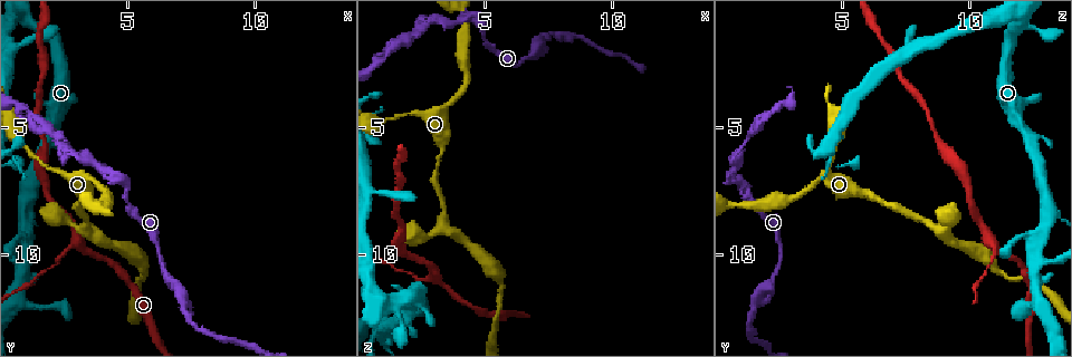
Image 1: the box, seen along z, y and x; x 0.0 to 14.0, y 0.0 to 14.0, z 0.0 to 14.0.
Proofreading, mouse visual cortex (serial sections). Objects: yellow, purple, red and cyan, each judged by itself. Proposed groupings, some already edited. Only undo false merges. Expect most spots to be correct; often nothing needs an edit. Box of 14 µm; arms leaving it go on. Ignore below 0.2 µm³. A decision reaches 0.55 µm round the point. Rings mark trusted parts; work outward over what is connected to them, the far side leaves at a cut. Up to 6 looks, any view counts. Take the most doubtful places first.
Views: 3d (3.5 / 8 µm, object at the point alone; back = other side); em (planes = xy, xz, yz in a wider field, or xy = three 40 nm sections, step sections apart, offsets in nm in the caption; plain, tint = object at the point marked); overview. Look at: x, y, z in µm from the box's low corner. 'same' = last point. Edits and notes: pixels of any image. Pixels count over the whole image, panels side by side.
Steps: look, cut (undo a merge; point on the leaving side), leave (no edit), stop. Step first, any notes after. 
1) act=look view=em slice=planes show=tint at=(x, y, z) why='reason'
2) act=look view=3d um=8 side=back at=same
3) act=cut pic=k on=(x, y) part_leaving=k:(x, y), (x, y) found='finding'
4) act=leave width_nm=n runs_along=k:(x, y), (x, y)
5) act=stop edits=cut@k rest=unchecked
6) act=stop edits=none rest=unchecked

act=look view=3d um=8 at=(3.0, 9.6, 10.9) why='branch point'

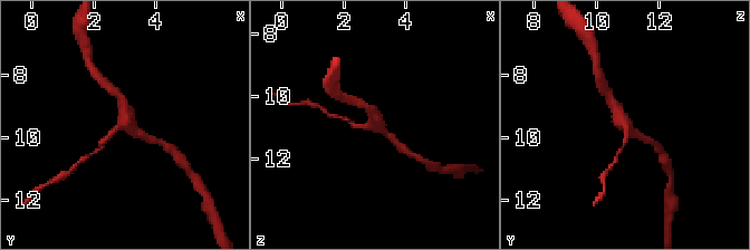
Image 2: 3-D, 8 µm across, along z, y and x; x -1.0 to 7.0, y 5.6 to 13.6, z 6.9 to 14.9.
act=look view=em slice=xy step=3 show=tint at=(3.1, 9.6, 11.0) arms=3 arm_widths_nm=150,250,300

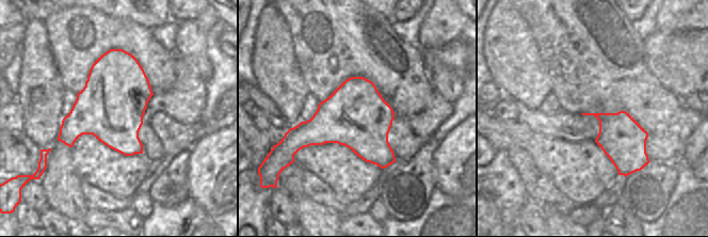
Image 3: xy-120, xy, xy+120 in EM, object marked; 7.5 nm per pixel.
act=leave width_nm=480 runs_along=2:(644, 138), (630, 132), (609, 95) found='all the same cell'

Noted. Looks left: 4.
act=look view=3d um=8 at=(2.6, 5.6, 1.1) why='thick turns thin'

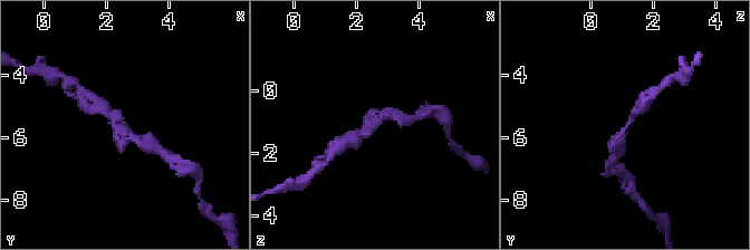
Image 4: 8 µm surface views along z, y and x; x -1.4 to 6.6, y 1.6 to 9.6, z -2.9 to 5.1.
act=look view=3d um=3.5 side=back at=(2.6, 5.7, 1.2)

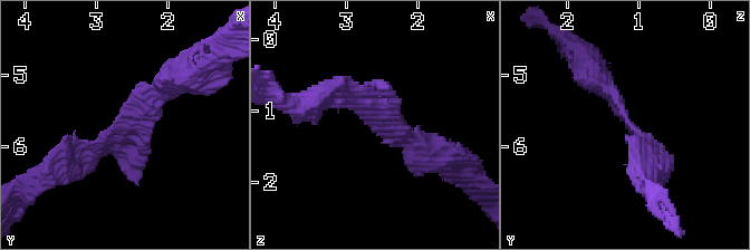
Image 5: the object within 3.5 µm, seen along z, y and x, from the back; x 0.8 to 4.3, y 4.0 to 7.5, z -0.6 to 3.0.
act=look view=em slice=xy step=5 show=tint at=(2.50, 5.65, 1.10) arm_widths_nm=200,250

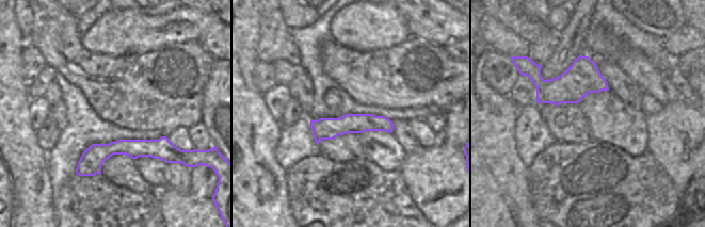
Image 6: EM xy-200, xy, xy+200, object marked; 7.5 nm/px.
act=leave runs_along=6:(313, 123), (384, 124), (390, 127) found='all the same cell'

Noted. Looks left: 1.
act=stop edits=none rest=unchecked

